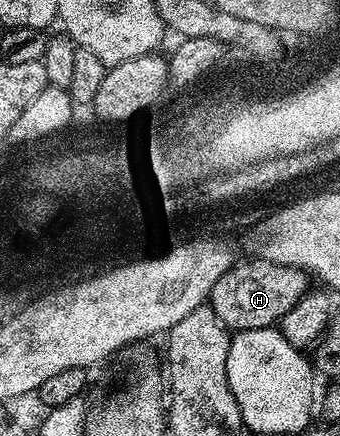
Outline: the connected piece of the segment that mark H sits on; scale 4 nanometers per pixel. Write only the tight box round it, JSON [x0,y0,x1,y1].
[207,257,311,332]

